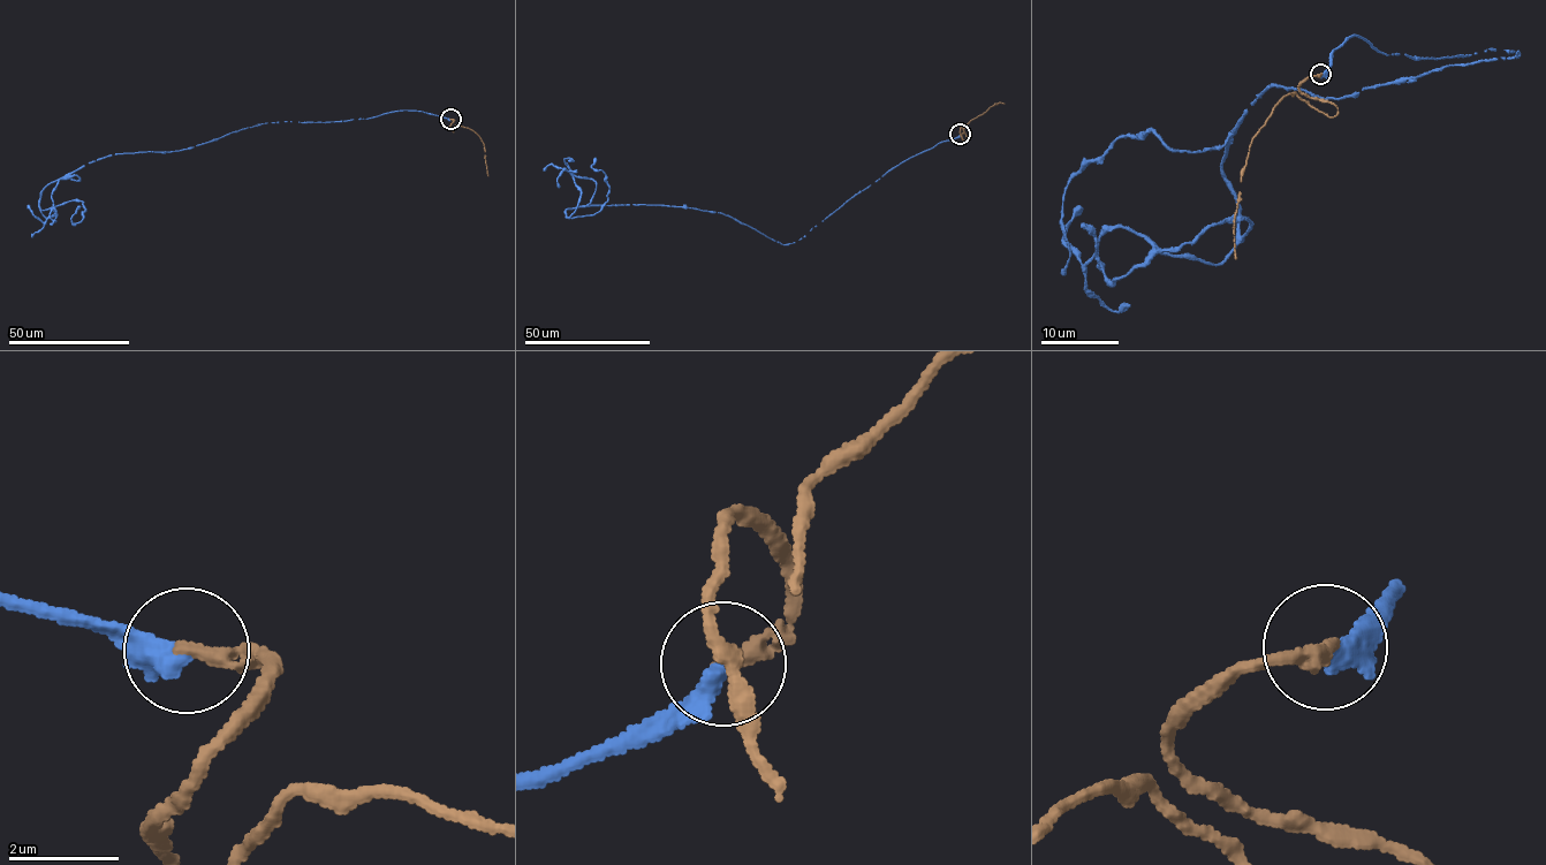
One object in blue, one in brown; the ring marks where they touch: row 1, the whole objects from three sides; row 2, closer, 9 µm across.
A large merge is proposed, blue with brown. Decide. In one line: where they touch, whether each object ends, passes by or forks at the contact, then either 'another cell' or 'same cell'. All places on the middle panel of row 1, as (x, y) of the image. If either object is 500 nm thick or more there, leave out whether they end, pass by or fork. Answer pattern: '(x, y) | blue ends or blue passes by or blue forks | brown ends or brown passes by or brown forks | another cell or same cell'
(960, 134) | blue ends | brown ends | another cell

